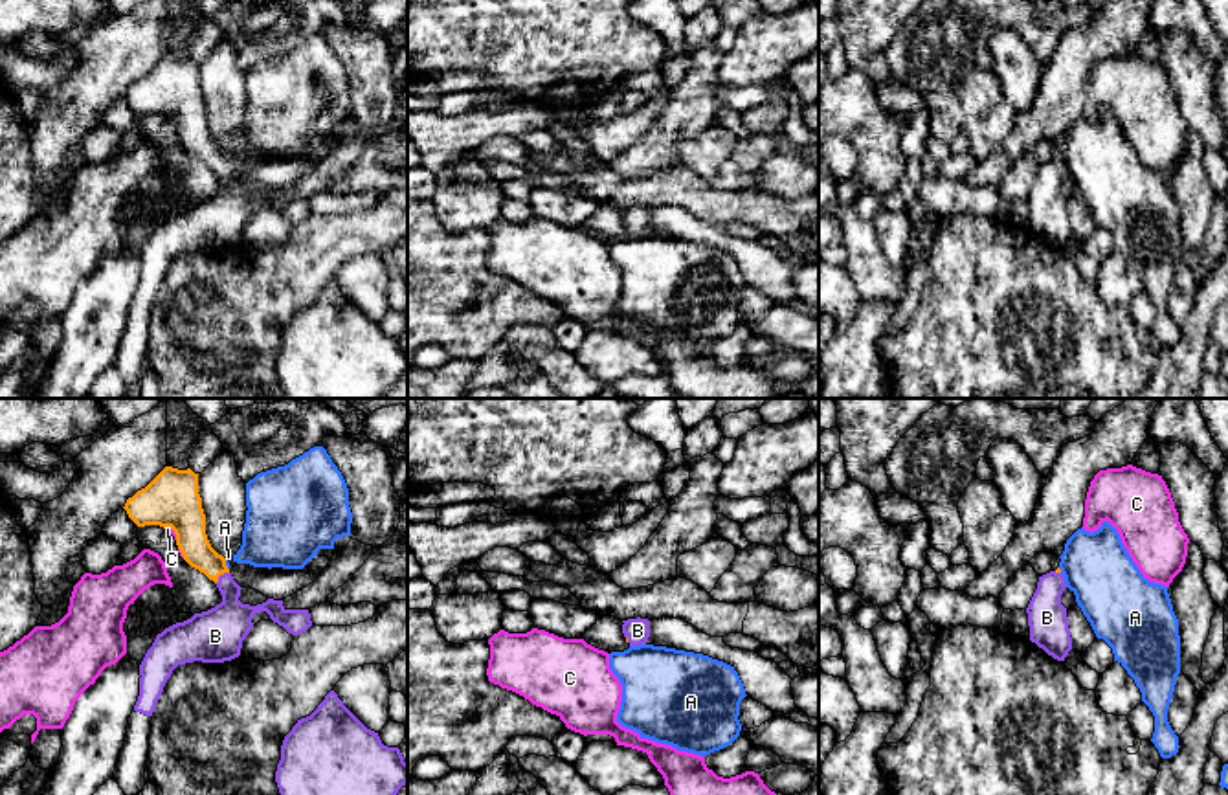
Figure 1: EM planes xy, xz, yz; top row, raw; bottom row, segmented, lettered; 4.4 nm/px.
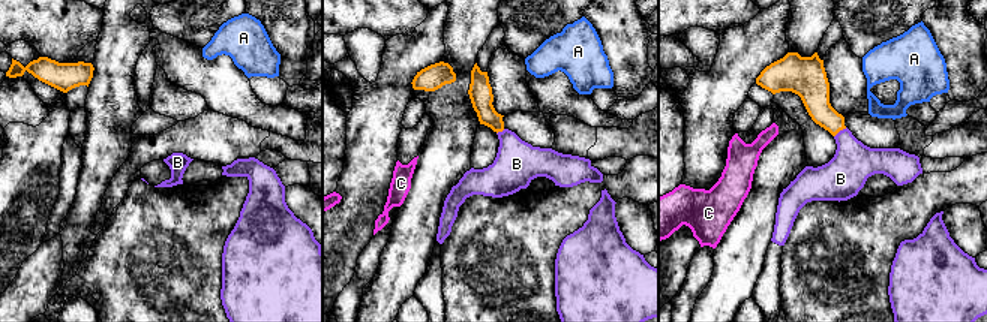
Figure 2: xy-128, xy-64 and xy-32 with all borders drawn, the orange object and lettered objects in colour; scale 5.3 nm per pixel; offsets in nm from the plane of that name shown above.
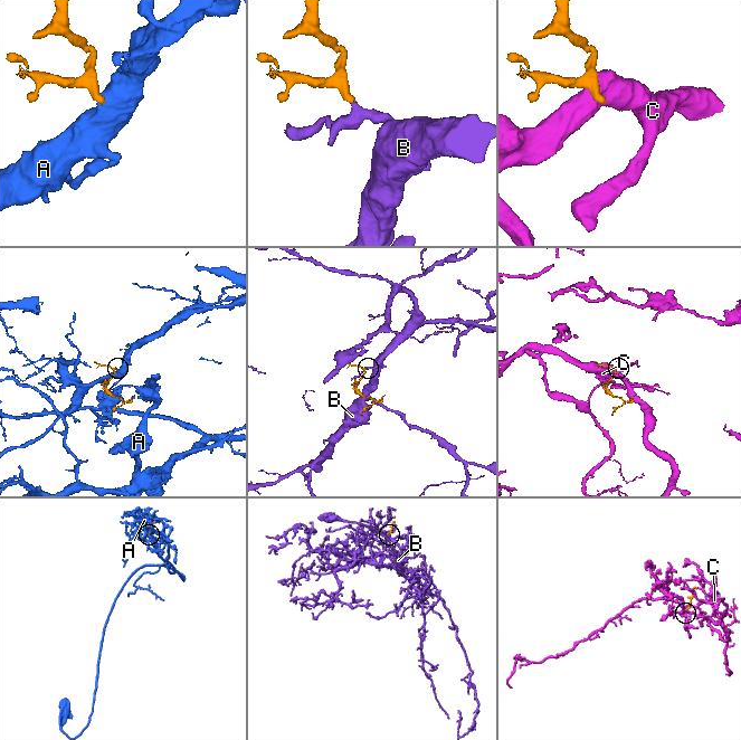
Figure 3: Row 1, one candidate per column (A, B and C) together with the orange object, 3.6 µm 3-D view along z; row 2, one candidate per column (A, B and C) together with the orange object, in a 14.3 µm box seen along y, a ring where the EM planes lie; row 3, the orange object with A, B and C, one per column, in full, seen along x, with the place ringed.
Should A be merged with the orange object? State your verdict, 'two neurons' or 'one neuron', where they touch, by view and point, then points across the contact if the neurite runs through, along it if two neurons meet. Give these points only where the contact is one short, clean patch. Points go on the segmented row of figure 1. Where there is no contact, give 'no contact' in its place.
two neurons; meets orange in xy at (224, 564); border along xy (224, 559), (228, 570)

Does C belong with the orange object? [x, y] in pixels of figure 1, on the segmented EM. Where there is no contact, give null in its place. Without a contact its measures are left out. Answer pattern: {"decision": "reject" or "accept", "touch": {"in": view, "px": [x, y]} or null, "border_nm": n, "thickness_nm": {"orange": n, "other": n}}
{"decision": "reject", "touch": {"in": "xy", "px": [173, 529]}, "border_nm": 80, "thickness_nm": {"orange": 240, "other": 20}}

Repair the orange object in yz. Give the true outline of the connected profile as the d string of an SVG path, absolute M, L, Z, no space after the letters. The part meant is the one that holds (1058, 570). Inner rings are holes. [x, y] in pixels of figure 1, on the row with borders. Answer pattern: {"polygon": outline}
{"polygon": "M1059 567L1039 577L1037 589L1026 608L1030 641L1057 661L1065 661L1072 650L1066 608L1061 604L1065 588Z"}

